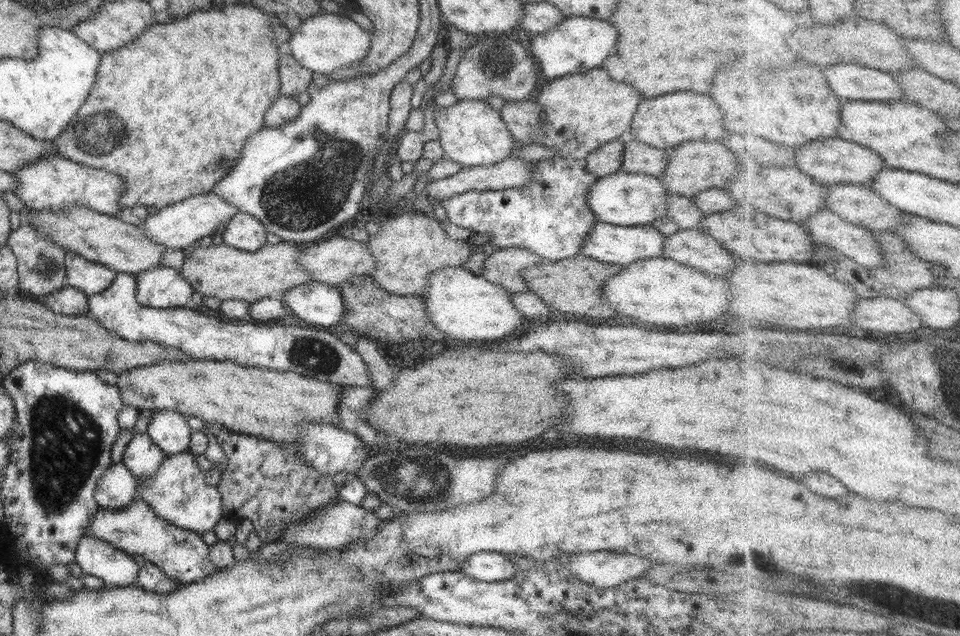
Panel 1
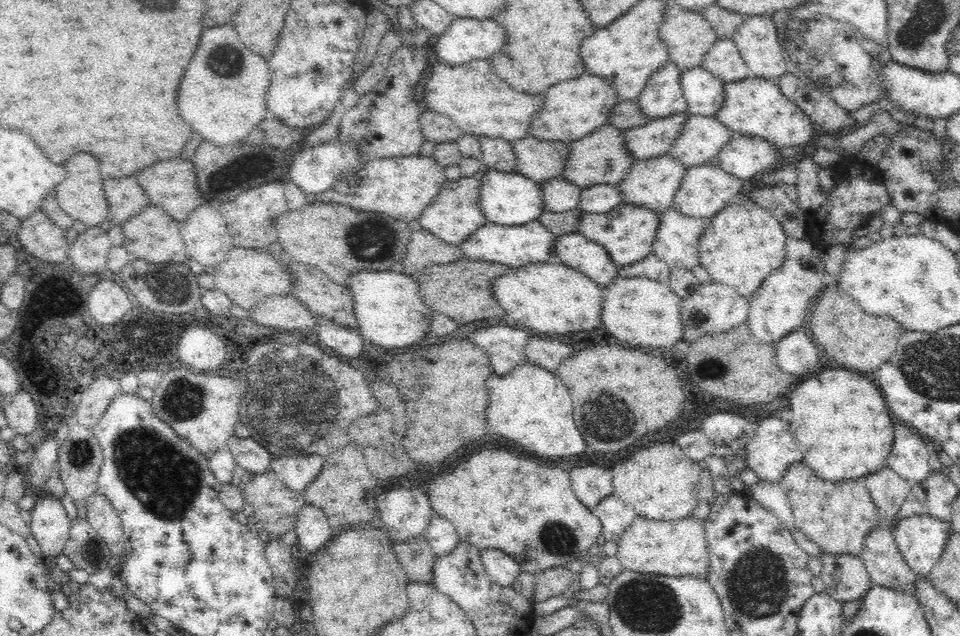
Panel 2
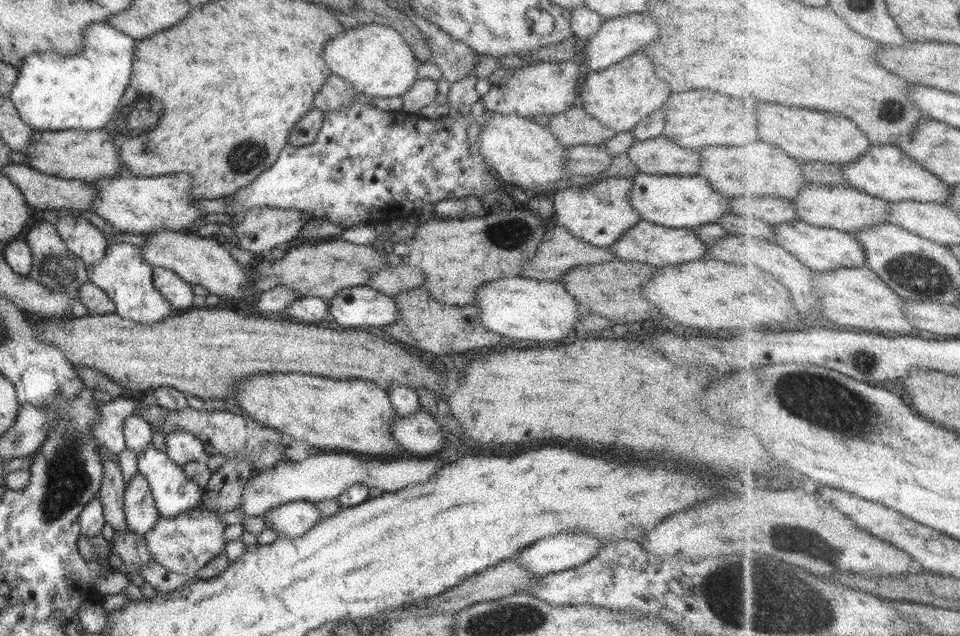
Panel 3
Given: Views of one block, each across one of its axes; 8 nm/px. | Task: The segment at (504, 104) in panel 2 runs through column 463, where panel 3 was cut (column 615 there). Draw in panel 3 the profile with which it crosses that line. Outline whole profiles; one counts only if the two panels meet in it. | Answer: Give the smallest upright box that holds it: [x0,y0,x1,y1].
[578,51,671,134]

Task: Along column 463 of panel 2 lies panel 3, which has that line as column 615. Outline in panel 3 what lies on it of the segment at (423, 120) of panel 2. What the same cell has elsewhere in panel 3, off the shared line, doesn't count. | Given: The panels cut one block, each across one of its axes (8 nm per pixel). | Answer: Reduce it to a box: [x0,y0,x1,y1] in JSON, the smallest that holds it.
[548,105,616,148]

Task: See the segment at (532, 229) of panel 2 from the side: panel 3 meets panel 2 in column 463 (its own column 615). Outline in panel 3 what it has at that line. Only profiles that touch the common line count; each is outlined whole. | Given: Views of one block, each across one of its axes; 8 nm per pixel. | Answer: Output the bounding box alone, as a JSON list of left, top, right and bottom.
[610,219,709,267]

